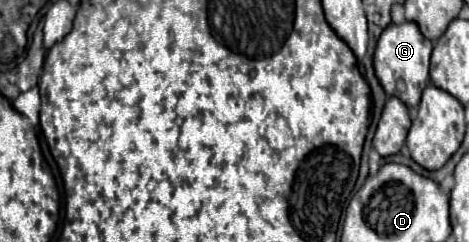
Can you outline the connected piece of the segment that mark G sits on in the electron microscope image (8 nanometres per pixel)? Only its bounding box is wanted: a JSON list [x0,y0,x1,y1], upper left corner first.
[373,21,433,109]

